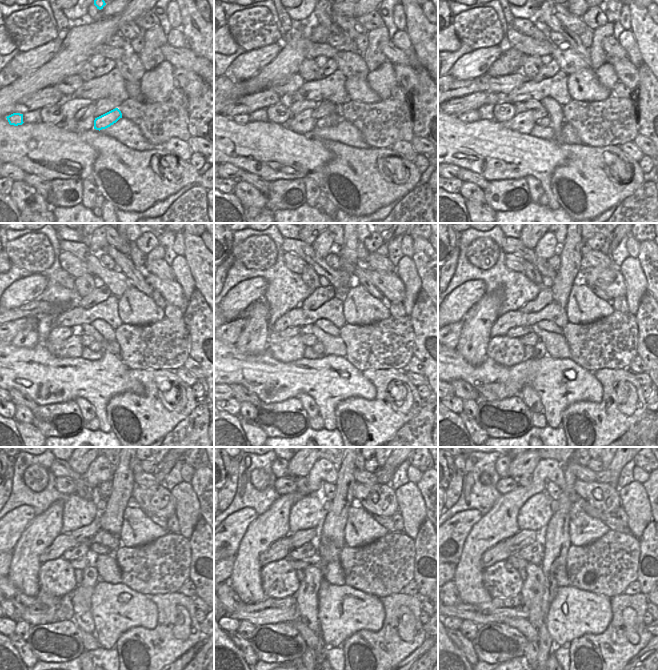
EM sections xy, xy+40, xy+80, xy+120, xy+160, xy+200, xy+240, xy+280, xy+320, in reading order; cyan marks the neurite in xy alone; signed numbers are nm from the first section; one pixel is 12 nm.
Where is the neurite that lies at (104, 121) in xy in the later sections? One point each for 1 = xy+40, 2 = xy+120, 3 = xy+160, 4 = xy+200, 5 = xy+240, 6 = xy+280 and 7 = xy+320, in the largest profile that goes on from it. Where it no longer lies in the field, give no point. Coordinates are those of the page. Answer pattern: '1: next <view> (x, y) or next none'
1: next xy+40 (324, 122)
2: next xy+120 (95, 346)
3: next xy+160 (318, 347)
4: next xy+200 (540, 351)
5: next xy+240 (82, 594)
6: next xy+280 (307, 594)
7: next xy+320 (533, 587)

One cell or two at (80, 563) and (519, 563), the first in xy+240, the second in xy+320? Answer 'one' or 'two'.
one

